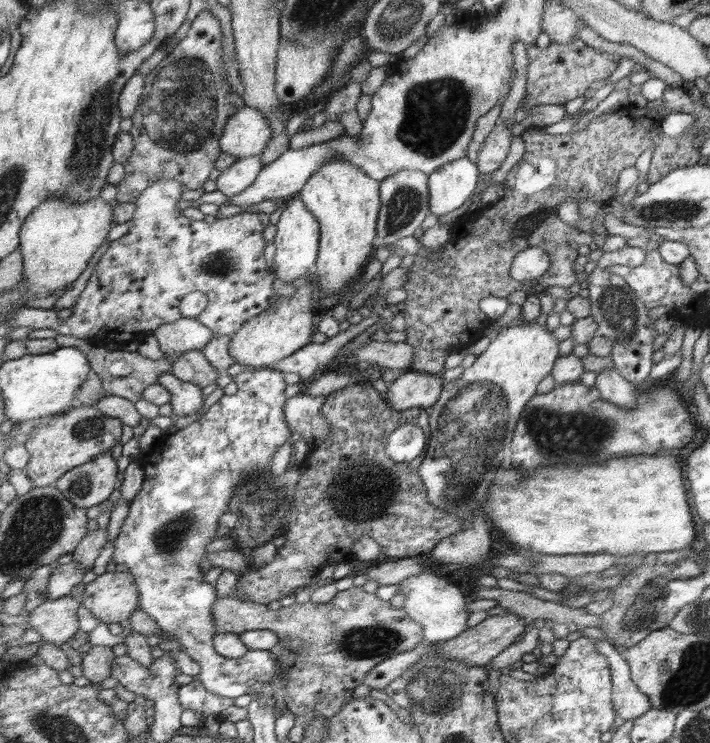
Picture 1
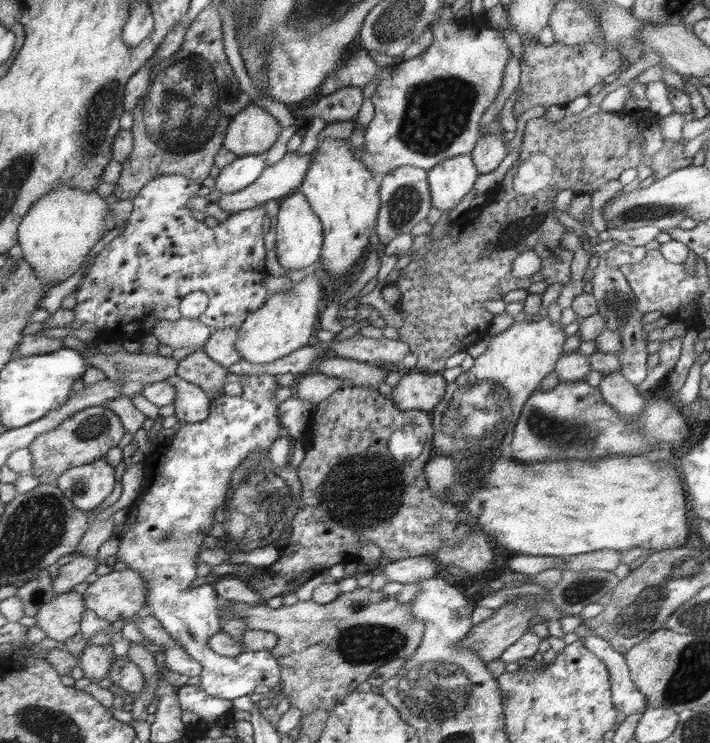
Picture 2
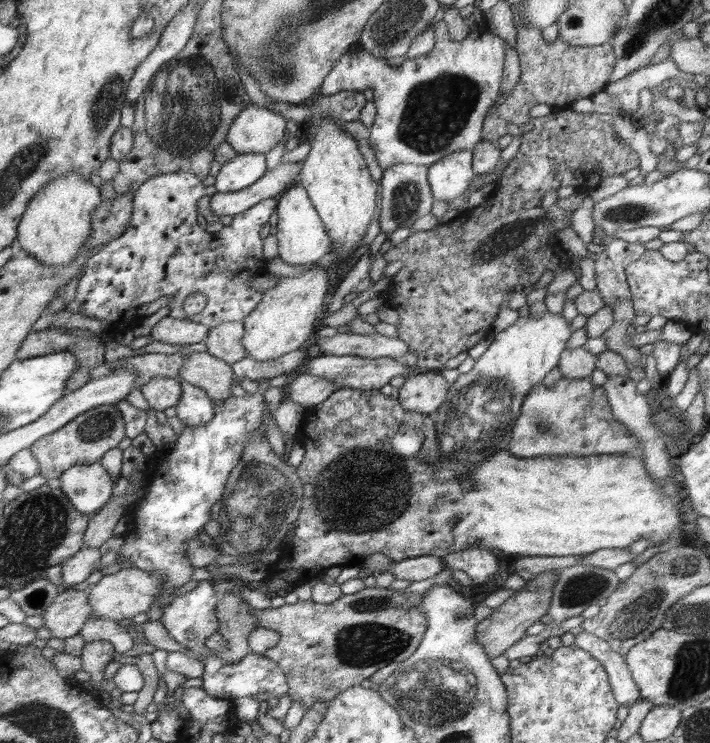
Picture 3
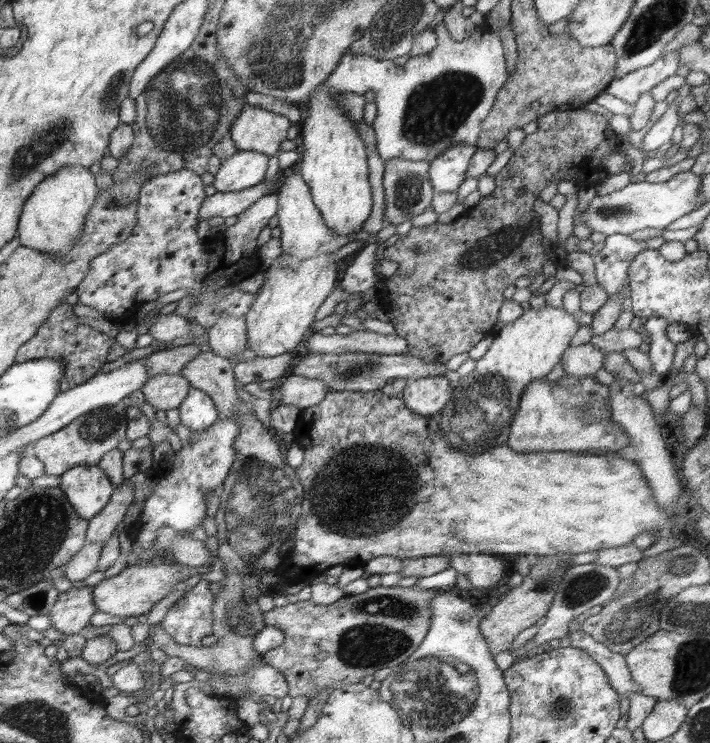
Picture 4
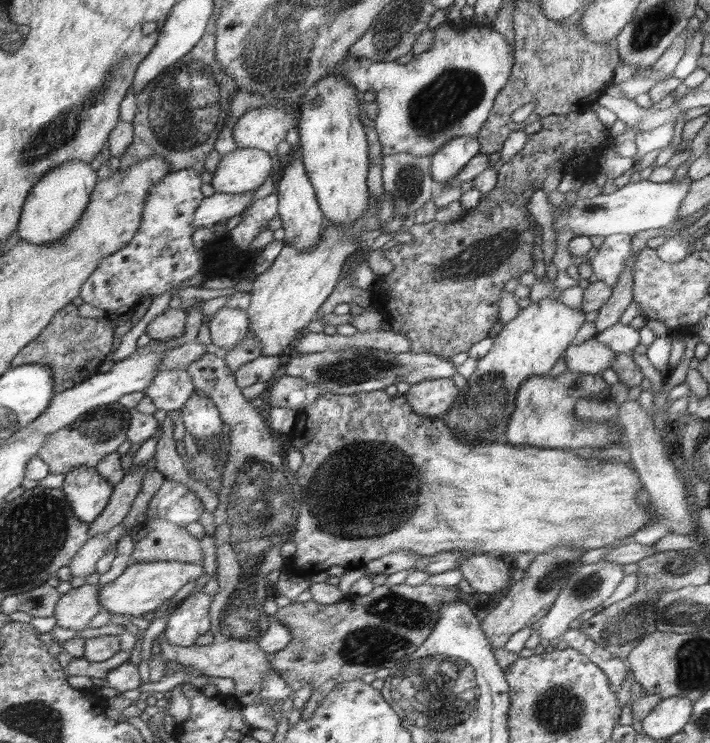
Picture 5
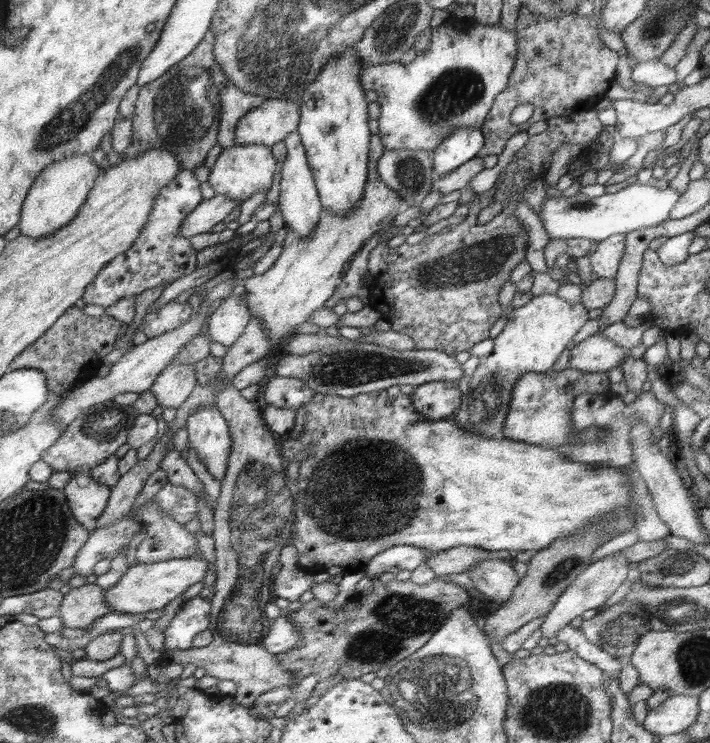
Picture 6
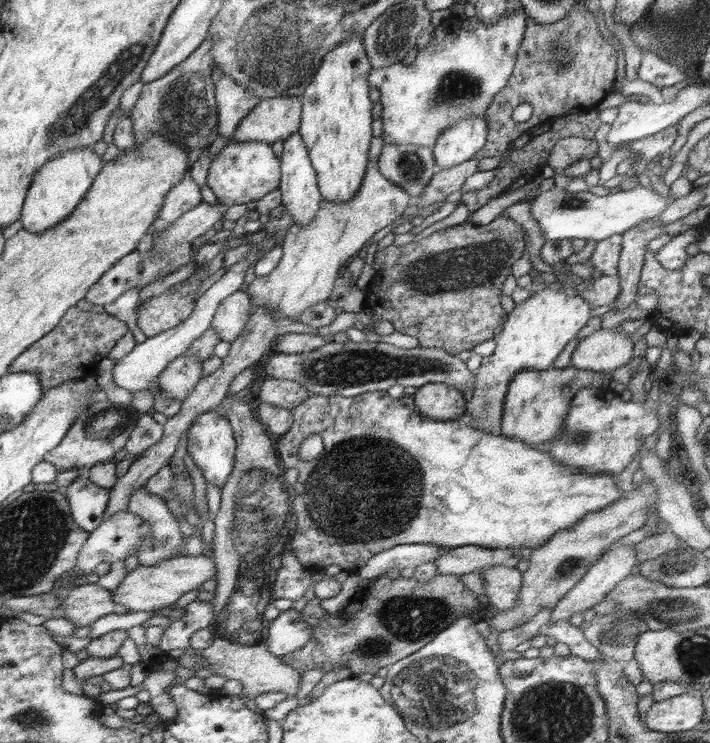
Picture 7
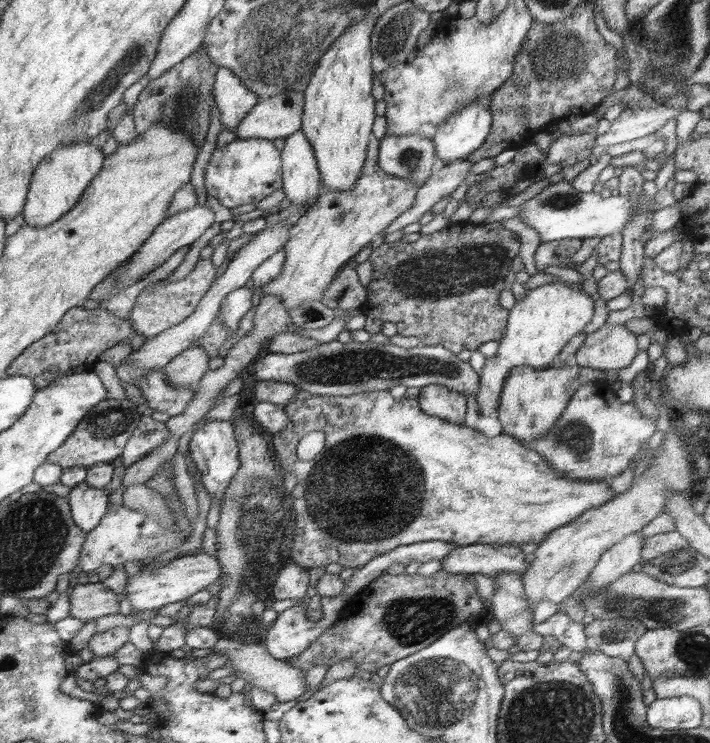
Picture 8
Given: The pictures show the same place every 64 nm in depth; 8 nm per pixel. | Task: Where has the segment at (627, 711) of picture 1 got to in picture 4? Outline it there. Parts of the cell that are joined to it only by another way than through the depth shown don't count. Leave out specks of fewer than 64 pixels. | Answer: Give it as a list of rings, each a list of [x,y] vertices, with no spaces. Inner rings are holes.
[[[580,630],[567,635],[570,637],[572,647],[582,649],[600,664],[607,675],[611,677],[611,683],[616,692],[620,693],[620,697],[630,698],[630,692],[637,691],[637,684],[632,680],[630,669],[627,668],[624,657],[611,652],[604,644]]]

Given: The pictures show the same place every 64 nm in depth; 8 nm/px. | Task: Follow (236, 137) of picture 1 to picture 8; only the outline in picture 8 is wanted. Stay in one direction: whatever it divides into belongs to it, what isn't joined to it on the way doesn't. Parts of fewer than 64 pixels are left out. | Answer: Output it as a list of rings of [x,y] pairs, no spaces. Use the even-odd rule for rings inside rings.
[[[300,92],[260,99],[235,128],[240,139],[286,138],[303,126],[303,107],[306,98]]]

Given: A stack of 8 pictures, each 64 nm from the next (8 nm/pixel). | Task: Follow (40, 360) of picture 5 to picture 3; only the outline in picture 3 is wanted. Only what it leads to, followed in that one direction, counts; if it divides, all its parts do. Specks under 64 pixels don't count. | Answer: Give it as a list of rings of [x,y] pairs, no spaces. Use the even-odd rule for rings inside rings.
[[[43,326],[43,330],[32,331],[18,350],[20,360],[58,352],[75,351],[80,357],[80,373],[71,376],[69,389],[84,386],[90,378],[90,370],[105,363],[106,343],[96,334],[94,338],[79,337],[64,333],[62,328]]]

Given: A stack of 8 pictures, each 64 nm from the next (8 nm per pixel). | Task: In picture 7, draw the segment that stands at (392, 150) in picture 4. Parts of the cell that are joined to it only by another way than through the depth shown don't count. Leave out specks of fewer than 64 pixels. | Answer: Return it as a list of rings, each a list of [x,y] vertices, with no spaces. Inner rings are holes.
[[[520,4],[518,10],[505,12],[494,24],[486,24],[476,18],[452,22],[450,18],[435,28],[432,40],[424,49],[418,50],[418,56],[410,66],[397,63],[387,68],[372,69],[370,84],[380,91],[380,101],[384,105],[380,118],[383,122],[380,136],[383,142],[434,148],[440,134],[452,127],[452,124],[467,119],[467,116],[486,115],[498,92],[507,87],[514,75],[515,61],[522,49],[524,33],[527,32],[526,16]]]

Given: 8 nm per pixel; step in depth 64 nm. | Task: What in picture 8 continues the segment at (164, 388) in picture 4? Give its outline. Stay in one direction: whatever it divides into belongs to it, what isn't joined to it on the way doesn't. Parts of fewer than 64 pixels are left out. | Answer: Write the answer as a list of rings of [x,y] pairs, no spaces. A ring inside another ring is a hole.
[[[196,342],[192,343],[163,368],[167,373],[168,383],[172,383],[174,387],[197,386],[208,370],[210,359],[202,346]]]

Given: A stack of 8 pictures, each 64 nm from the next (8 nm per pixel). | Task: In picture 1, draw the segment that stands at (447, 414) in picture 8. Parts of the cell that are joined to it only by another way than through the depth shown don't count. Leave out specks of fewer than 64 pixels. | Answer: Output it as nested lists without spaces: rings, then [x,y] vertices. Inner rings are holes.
[[[414,370],[399,372],[384,399],[393,409],[407,411],[420,407],[434,407],[443,394],[440,374],[431,375]]]

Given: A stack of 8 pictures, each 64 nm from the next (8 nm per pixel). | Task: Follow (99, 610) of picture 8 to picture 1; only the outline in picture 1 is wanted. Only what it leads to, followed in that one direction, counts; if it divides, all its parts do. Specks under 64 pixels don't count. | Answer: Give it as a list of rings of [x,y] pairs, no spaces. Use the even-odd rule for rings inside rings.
[[[70,595],[49,600],[28,613],[27,626],[36,629],[43,642],[60,646],[68,642],[79,629],[76,612],[81,605]]]

